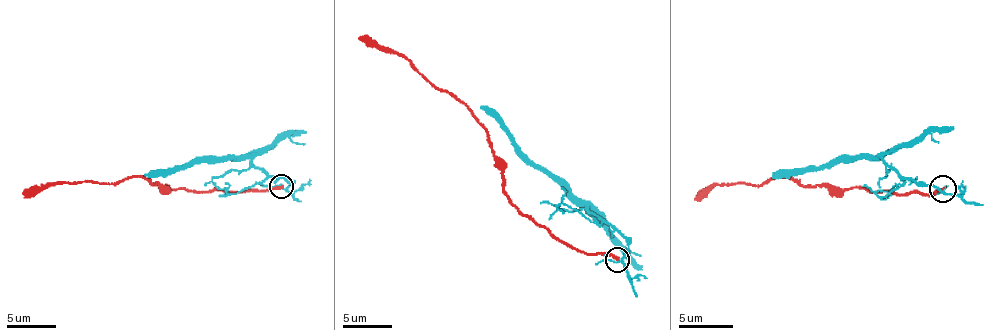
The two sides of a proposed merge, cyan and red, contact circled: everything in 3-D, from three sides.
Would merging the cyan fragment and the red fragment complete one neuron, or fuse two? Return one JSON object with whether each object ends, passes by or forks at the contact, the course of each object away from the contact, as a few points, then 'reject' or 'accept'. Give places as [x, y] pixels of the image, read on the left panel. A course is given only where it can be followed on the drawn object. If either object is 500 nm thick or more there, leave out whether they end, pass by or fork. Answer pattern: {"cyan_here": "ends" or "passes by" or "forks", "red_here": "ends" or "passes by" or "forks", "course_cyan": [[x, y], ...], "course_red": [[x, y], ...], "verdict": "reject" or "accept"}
{"cyan_here": "forks", "red_here": "ends", "course_cyan": [[281, 187], [290, 182], [268, 177], [246, 158], [198, 158], [183, 167], [168, 167], [144, 175]], "course_red": [[281, 187], [200, 192], [151, 184], [141, 177], [127, 177], [100, 184], [49, 182], [22, 194]], "verdict": "reject"}

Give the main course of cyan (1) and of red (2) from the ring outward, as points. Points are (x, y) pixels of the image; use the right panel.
1: (943, 189), (902, 178), (881, 157), (835, 157), (819, 168), (797, 168), (773, 176)
2: (943, 189), (932, 194), (905, 194), (800, 186), (787, 178), (771, 178), (754, 186), (714, 184), (698, 197)

